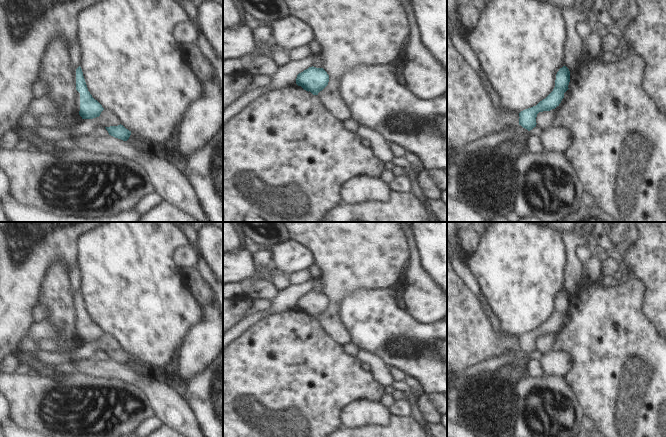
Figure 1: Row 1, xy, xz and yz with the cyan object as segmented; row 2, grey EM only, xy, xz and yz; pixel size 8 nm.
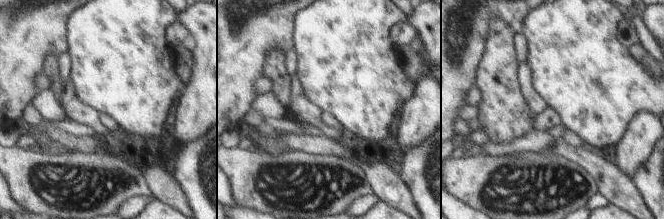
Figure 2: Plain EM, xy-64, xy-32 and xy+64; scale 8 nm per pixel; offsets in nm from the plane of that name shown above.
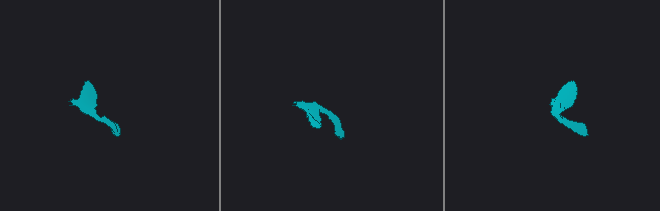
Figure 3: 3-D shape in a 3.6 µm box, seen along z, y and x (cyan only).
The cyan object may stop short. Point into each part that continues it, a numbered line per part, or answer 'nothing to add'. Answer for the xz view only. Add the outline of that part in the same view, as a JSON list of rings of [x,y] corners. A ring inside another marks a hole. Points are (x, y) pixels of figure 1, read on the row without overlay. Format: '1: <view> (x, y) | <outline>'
nothing to add

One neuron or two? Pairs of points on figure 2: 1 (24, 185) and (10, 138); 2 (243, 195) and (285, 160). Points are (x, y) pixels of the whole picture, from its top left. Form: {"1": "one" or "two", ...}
{"1": "two", "2": "one"}

